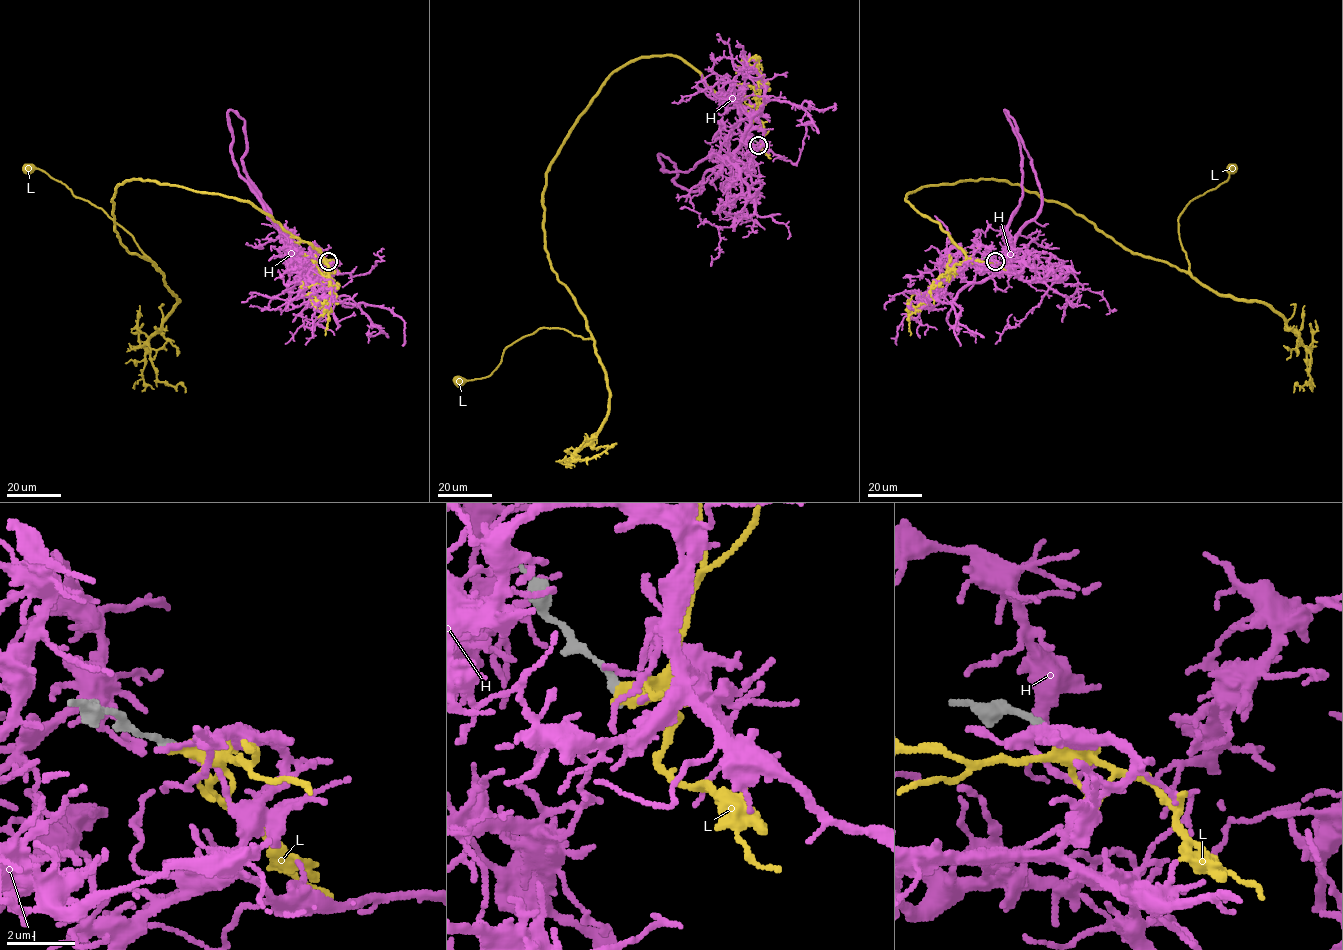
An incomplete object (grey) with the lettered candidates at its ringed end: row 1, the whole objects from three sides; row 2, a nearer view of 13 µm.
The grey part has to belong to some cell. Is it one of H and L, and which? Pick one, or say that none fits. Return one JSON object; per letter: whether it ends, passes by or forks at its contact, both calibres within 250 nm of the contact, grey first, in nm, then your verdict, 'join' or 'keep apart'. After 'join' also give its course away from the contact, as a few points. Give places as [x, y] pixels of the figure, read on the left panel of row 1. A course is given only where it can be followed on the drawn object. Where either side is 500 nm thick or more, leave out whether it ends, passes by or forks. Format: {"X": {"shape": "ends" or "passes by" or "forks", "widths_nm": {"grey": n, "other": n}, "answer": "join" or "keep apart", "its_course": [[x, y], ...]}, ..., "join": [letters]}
{"H": {"shape": "ends", "widths_nm": {"grey": 320, "other": 170}, "answer": "keep apart"}, "L": {"widths_nm": {"grey": 300, "other": 500}, "answer": "keep apart"}, "join": []}

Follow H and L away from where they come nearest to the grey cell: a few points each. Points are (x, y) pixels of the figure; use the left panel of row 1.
H: (327, 261), (335, 266), (319, 274), (296, 264), (291, 245), (238, 172), (227, 113), (240, 118)
L: (327, 261), (250, 202), (127, 181), (112, 200), (114, 229), (160, 271), (101, 208), (27, 168)

